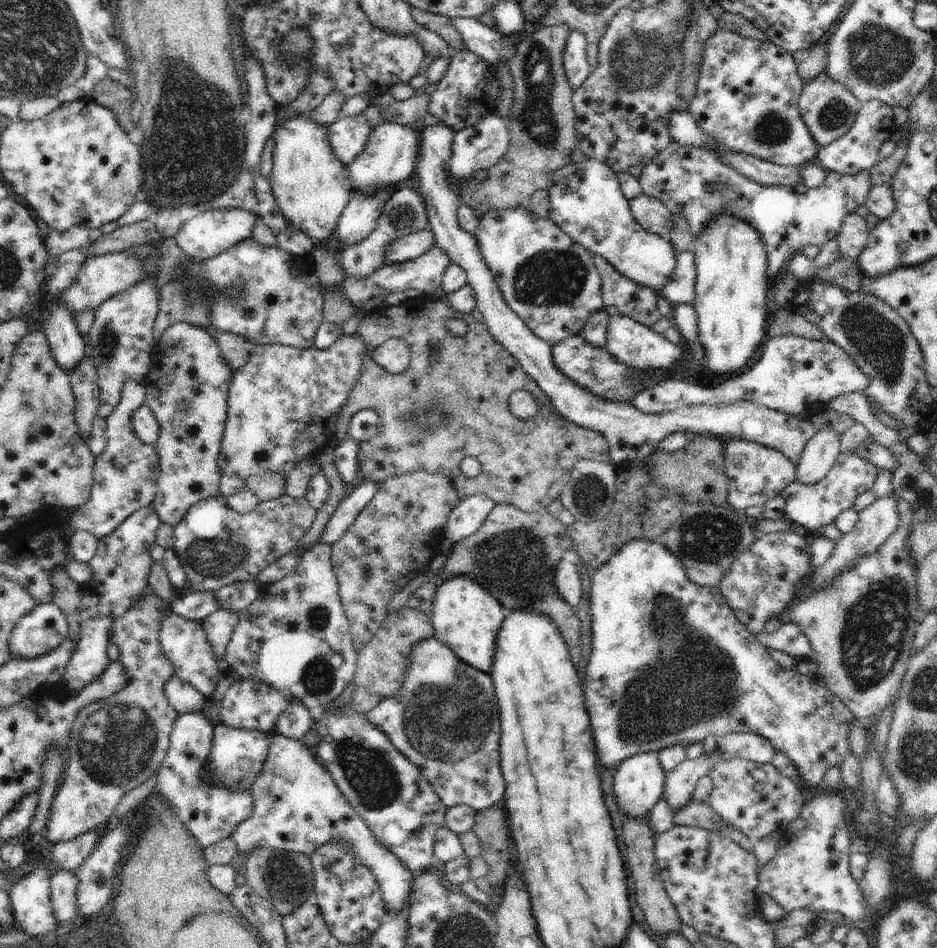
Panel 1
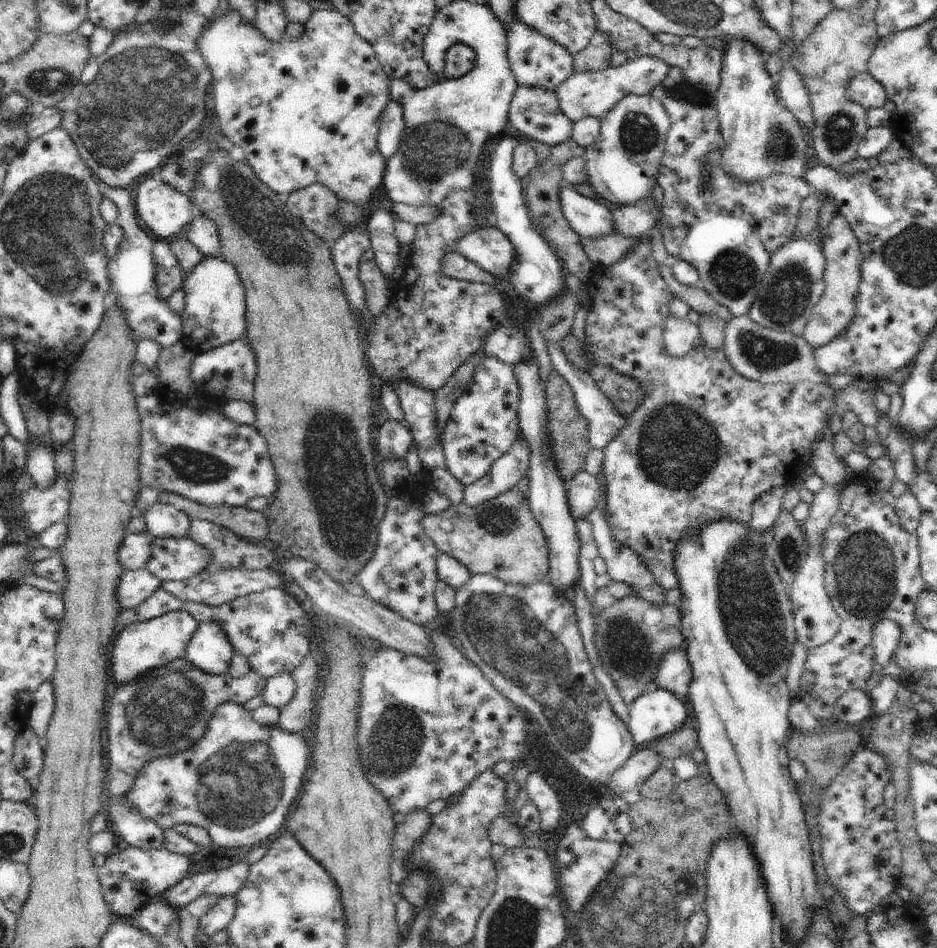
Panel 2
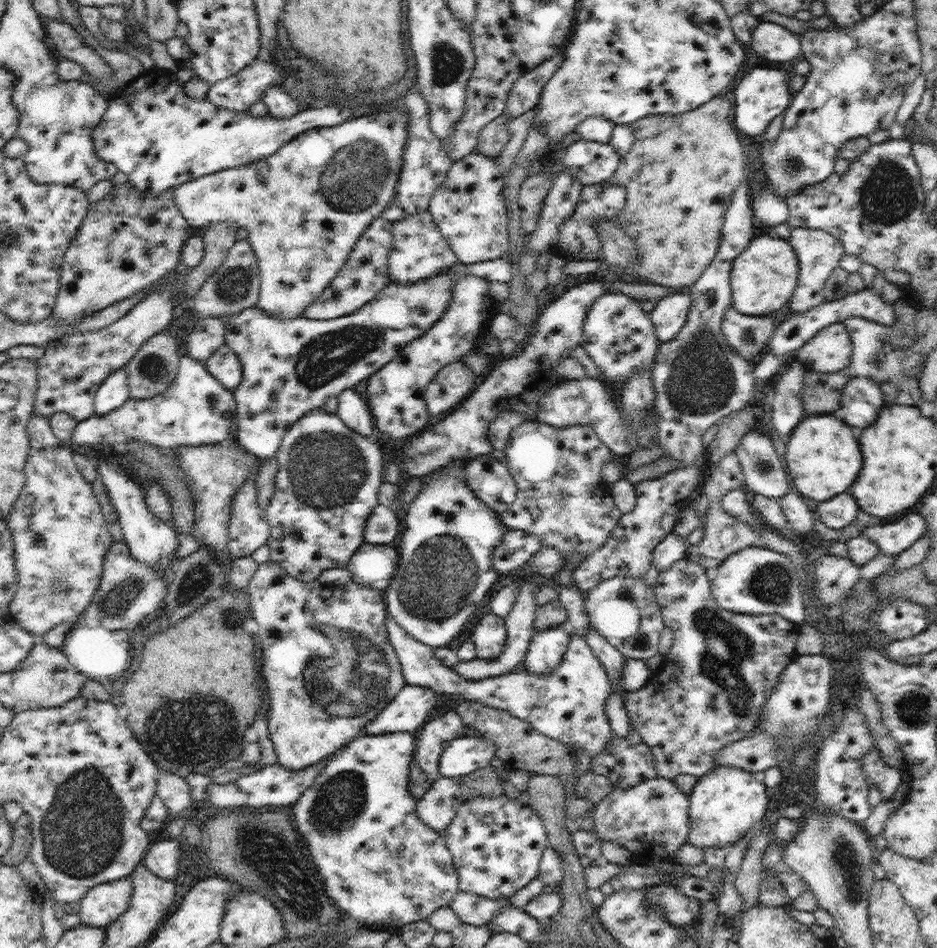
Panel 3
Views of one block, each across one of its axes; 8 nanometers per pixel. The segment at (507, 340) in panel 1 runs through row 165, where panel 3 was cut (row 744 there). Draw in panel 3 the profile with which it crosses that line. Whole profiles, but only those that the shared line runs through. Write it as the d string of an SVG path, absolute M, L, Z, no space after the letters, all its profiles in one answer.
M454 710L424 723L424 727L416 735L417 746L414 760L419 770L422 770L422 773L426 774L430 780L435 781L440 776L440 758L445 752L447 743L462 737L467 730L468 728Z

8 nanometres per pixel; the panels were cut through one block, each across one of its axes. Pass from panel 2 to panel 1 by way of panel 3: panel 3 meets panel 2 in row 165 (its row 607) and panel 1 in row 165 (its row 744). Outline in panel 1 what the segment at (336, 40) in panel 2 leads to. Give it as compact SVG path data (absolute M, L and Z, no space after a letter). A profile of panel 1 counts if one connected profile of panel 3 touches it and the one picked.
M308 112L275 126L273 169L268 179L276 206L286 222L314 242L332 243L338 219L352 194L347 166L332 152L327 141L327 128L317 125Z

